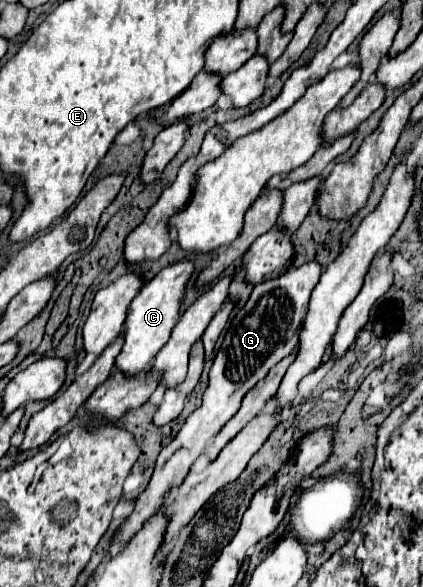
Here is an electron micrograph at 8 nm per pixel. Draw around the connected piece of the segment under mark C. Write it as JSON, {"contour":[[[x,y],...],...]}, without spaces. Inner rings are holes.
{"contour":[[[179,260],[175,264],[169,264],[163,268],[153,280],[145,282],[137,298],[131,302],[129,316],[125,320],[125,344],[121,354],[117,356],[115,368],[125,374],[137,374],[143,372],[155,354],[165,346],[169,340],[179,316],[181,316],[181,304],[187,292],[187,282],[195,270],[195,264],[191,260]]]}

